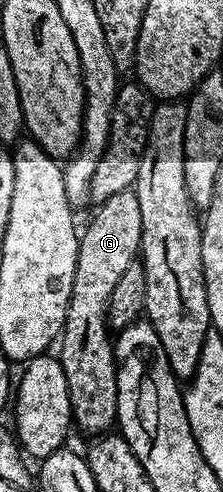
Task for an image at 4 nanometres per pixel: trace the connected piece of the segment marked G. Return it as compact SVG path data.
M132 189L115 192L111 200L100 203L96 207L97 215L89 222L89 227L82 229L77 244L77 267L73 281L73 295L67 308L65 328L59 338L59 357L65 369L69 385L69 399L73 405L72 421L89 436L100 436L114 429L117 420L117 355L115 342L111 337L109 325L109 297L119 284L119 276L127 272L127 268L138 257L141 249L141 229L143 215L139 212L139 200Z

